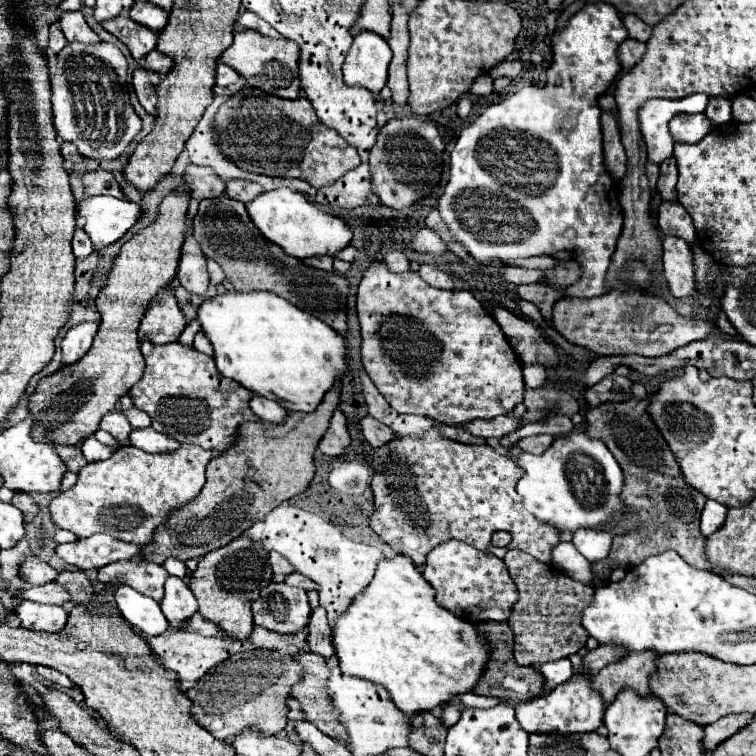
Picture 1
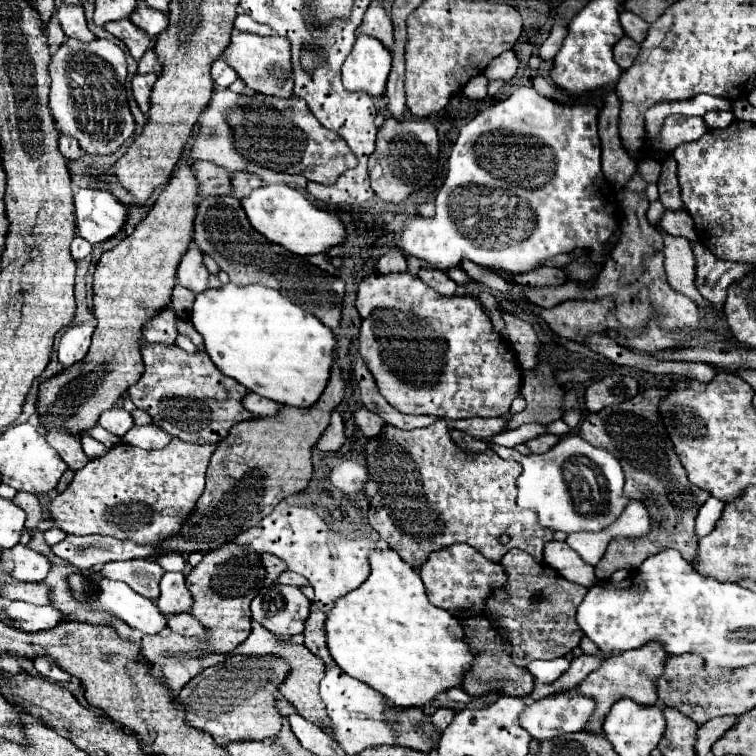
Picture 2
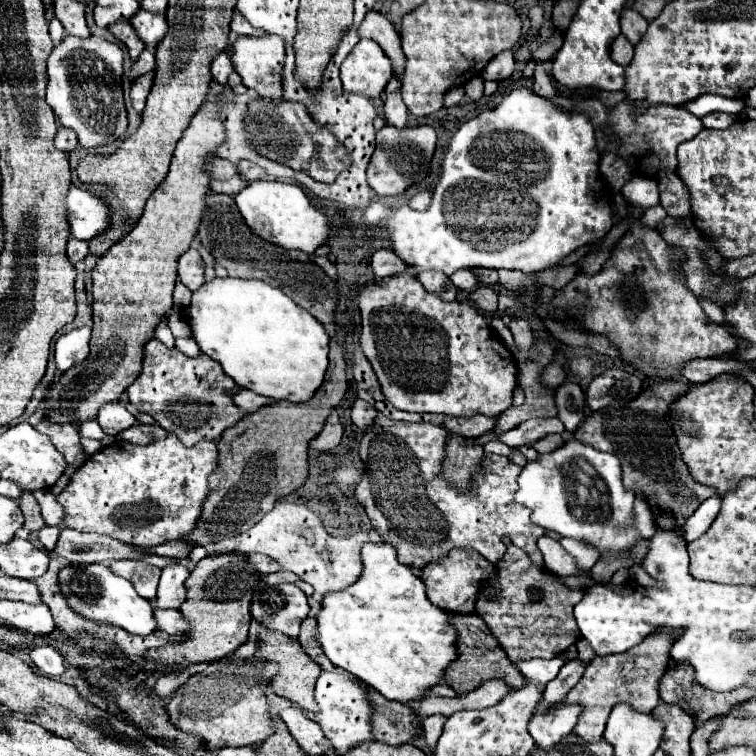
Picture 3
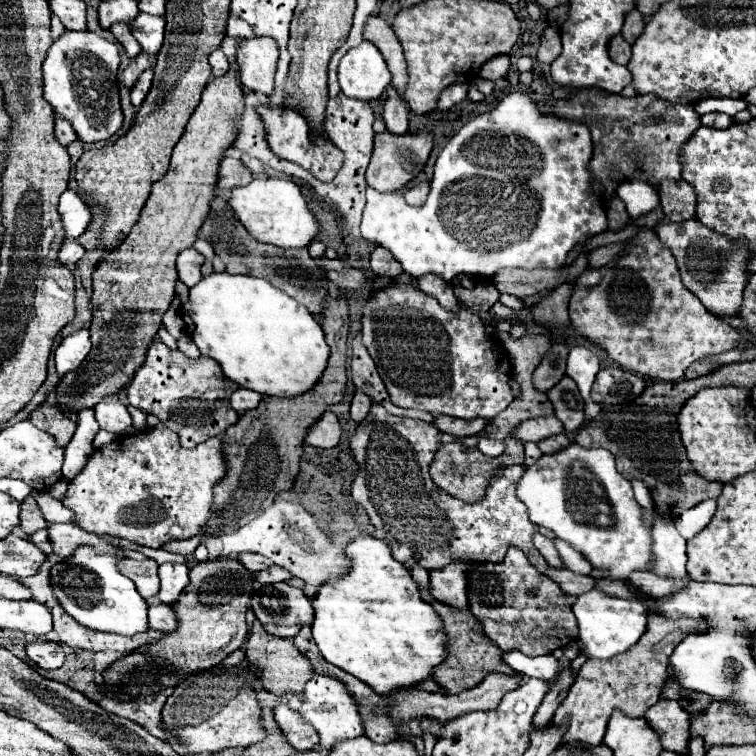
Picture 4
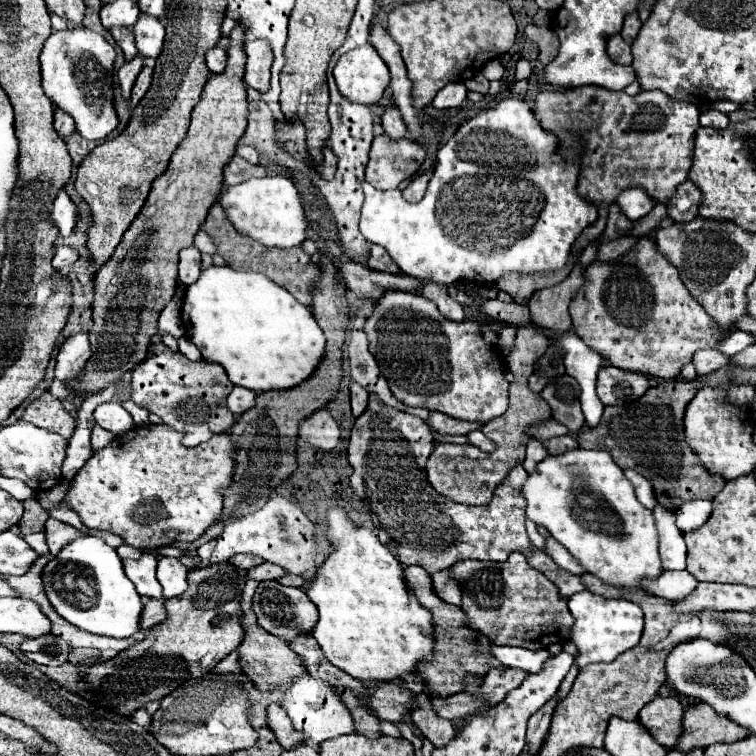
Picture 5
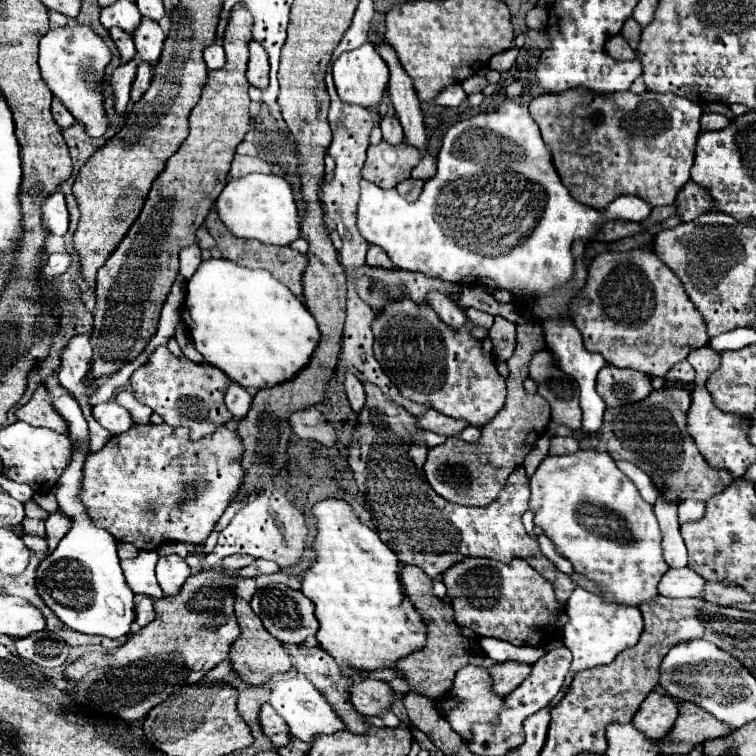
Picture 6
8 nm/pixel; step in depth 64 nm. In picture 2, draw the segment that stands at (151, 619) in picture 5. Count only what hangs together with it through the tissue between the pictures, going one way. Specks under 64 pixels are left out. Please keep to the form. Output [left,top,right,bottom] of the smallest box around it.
[166,614,206,636]

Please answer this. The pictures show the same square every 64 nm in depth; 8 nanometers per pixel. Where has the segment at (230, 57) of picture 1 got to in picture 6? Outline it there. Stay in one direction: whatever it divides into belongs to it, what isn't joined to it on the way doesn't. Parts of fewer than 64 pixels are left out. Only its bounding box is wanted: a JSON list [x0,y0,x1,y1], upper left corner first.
[246,42,268,90]

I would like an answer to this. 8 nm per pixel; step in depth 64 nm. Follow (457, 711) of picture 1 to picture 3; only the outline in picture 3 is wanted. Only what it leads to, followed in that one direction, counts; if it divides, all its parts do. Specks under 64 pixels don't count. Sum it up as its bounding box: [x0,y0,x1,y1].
[422,714,446,750]

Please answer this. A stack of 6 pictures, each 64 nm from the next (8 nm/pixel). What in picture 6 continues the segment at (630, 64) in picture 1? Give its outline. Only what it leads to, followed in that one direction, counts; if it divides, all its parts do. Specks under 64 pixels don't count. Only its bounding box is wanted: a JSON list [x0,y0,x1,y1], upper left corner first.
[606,34,636,60]

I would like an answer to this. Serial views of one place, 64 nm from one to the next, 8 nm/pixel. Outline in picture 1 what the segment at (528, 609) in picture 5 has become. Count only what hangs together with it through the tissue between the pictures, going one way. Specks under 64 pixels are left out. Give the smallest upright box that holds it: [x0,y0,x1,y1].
[504,550,594,666]

